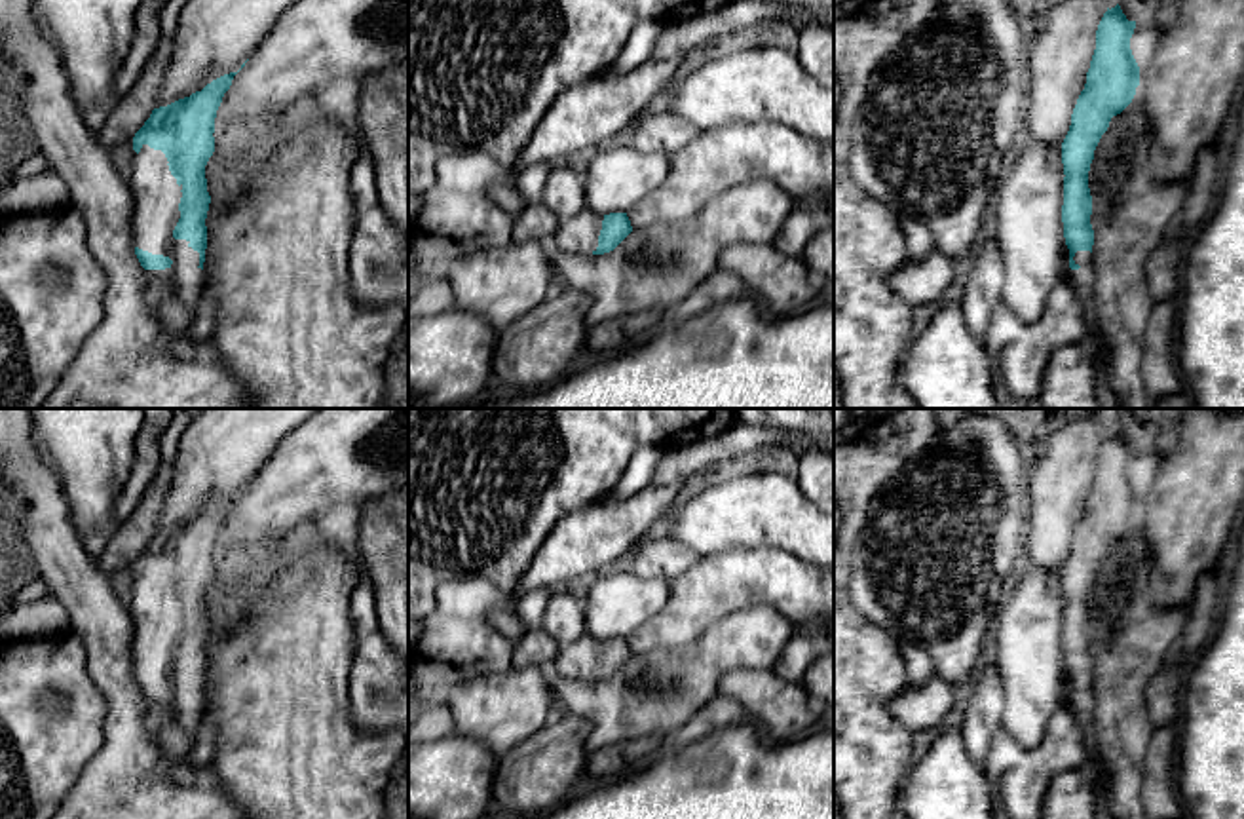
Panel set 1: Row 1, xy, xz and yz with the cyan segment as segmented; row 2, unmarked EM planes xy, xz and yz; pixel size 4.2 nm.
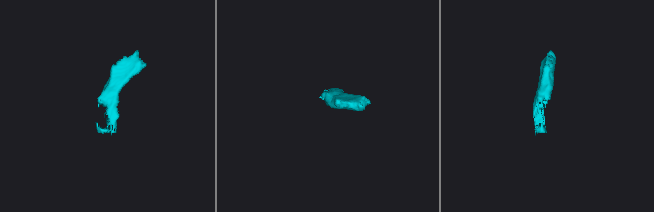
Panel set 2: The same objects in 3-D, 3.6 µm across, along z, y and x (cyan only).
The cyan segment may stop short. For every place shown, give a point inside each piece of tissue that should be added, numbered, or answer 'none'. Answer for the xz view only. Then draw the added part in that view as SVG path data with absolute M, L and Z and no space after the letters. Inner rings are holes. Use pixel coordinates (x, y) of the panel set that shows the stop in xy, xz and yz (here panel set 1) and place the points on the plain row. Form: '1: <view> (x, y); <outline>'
1: xz (580, 660); M589 635L568 646L562 646L551 667L551 673L572 680L593 680L598 673L602 646L604 640L596 640Z

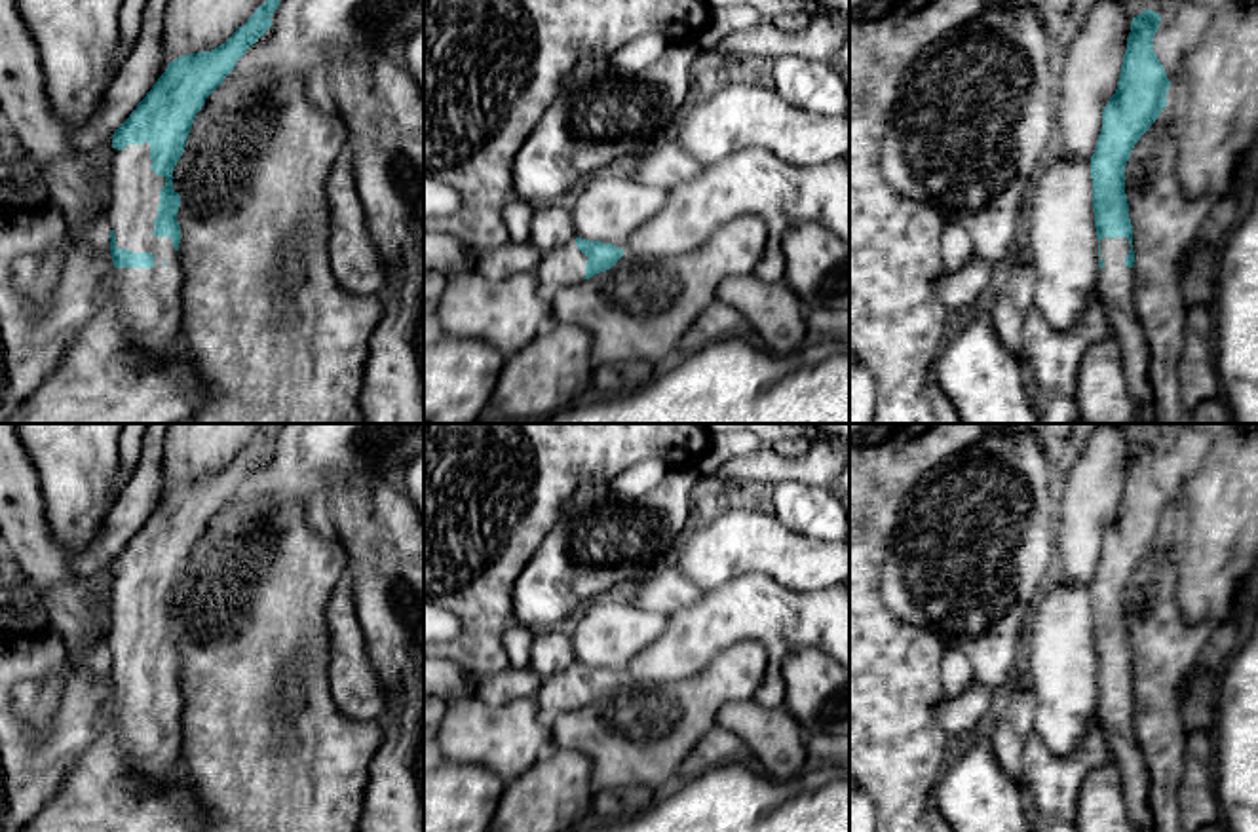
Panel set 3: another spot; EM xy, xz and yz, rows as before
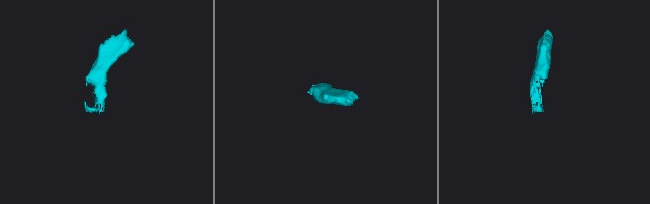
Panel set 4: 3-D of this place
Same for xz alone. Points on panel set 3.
1: xz (561, 692); M576 665L543 678L534 699L545 720L559 716L570 709L580 709L585 703L587 682L578 674Z

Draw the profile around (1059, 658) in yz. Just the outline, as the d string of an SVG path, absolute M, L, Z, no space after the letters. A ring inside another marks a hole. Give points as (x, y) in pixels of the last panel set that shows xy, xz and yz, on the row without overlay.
M1055 572L1043 587L1026 623L1024 672L1036 697L1034 731L1055 756L1072 754L1100 705L1089 585L1070 583Z

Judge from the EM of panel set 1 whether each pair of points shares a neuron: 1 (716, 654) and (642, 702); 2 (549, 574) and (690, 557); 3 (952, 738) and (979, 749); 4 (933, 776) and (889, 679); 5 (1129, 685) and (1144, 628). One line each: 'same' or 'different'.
1: same
2: different
3: different
4: different
5: same

